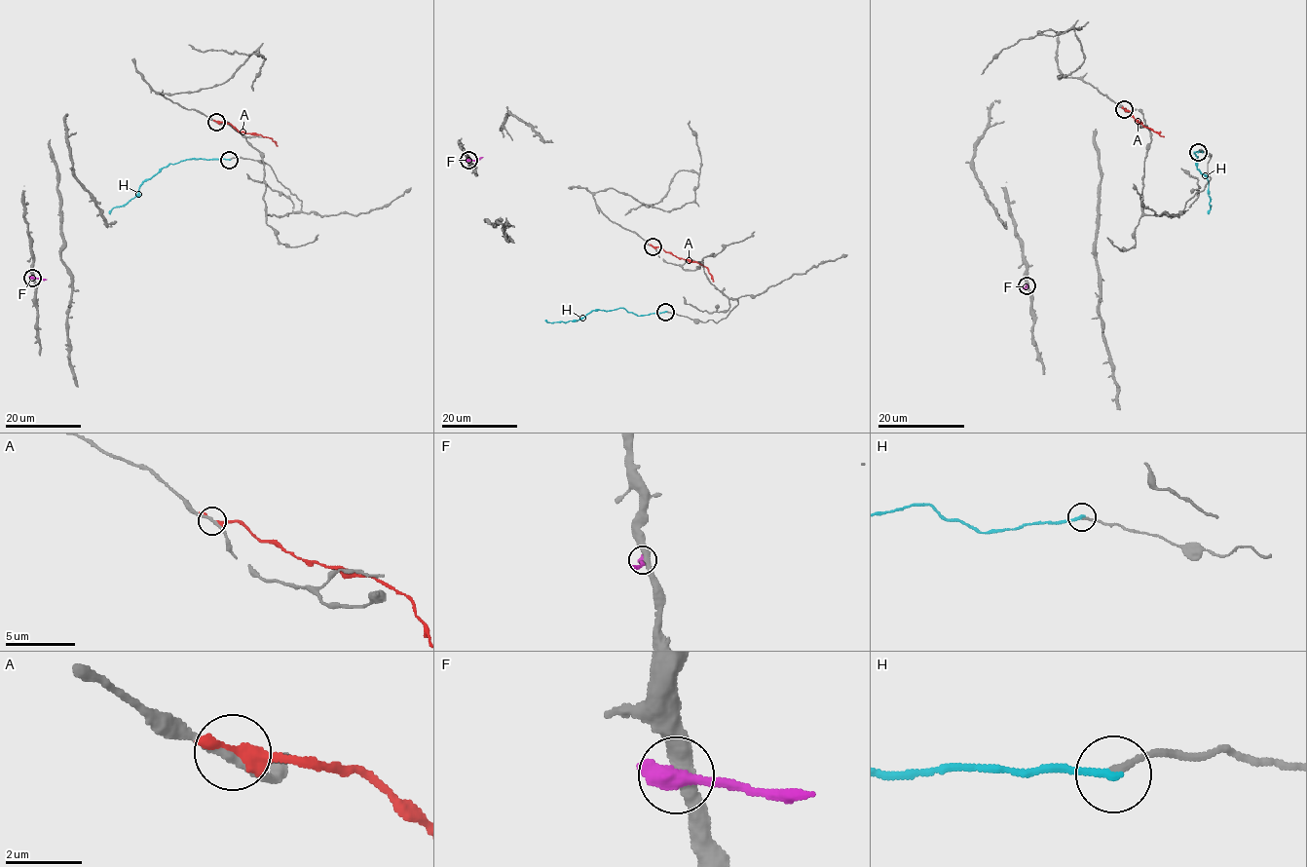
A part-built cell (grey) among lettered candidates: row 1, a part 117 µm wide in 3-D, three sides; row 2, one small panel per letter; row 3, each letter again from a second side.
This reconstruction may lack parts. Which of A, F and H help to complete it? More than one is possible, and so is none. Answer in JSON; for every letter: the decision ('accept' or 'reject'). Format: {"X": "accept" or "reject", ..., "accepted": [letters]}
{"A": "reject", "F": "reject", "H": "accept", "accepted": ["H"]}

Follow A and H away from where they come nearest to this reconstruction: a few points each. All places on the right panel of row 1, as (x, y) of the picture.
A: (1124, 108), (1144, 127), (1164, 136)
H: (1198, 152), (1203, 152), (1194, 152), (1197, 167), (1209, 181), (1211, 206), (1208, 213)

